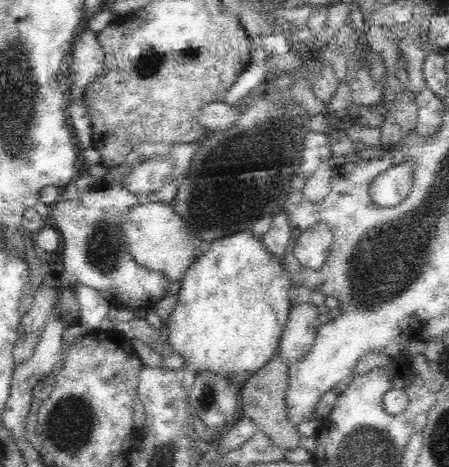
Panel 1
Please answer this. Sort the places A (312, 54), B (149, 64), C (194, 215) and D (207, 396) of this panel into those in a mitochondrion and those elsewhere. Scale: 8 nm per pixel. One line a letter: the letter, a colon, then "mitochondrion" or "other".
A: other
B: mitochondrion
C: mitochondrion
D: mitochondrion

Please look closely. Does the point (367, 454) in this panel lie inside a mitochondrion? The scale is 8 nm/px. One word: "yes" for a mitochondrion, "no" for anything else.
yes

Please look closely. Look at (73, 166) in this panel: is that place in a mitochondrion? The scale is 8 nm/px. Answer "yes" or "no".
no

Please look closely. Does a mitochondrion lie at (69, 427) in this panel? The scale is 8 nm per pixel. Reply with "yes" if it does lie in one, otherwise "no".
yes

